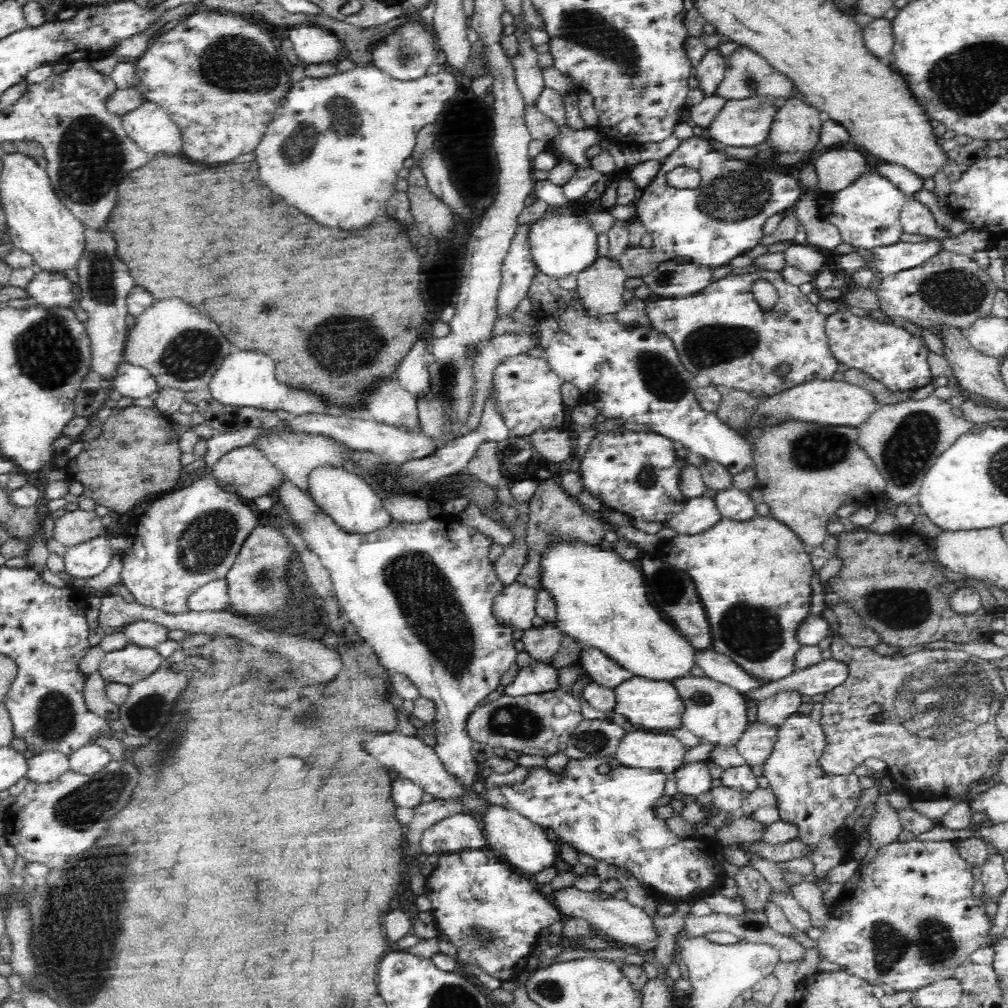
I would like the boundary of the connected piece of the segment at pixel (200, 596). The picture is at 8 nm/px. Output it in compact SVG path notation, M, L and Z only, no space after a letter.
M226 579L212 580L188 596L188 610L214 612L229 608L229 589Z

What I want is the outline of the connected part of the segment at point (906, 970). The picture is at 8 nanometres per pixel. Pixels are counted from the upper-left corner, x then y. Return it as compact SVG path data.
M910 840L907 842L893 842L878 849L876 856L870 862L864 862L859 865L858 870L853 876L845 882L844 892L829 907L827 907L828 918L826 924L821 928L821 936L818 940L819 954L834 964L838 964L843 968L847 968L852 974L877 983L884 982L891 986L895 992L916 992L933 982L954 978L956 968L970 960L971 954L979 948L991 947L1002 937L994 936L992 942L986 942L986 938L990 936L992 930L992 920L995 916L991 916L986 912L985 902L981 897L974 896L973 886L974 878L972 870L975 870L971 864L964 860L963 856L957 852L957 845L954 841L918 841Z

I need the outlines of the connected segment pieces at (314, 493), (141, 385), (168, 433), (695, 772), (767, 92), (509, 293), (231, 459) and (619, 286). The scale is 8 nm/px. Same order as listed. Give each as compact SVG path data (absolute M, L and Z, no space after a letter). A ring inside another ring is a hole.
M326 464L314 468L308 476L308 488L315 503L322 507L344 532L350 534L375 532L389 526L393 519L372 487L360 475L347 471L343 466Z
M126 361L119 363L112 381L114 389L132 399L150 396L159 390L156 379L148 370Z
M130 405L126 408L115 408L111 410L111 414L104 421L102 425L102 434L97 436L94 440L89 440L84 442L84 450L82 450L76 457L70 460L68 466L69 477L72 480L81 482L84 485L83 495L88 498L94 498L97 505L106 506L109 510L116 511L119 515L132 513L132 510L139 505L146 505L152 500L166 494L170 493L176 489L176 486L180 486L180 476L184 474L182 472L182 463L180 463L180 456L182 456L182 451L178 447L178 432L174 431L172 427L172 418L168 414L160 412L155 406L154 407L141 407L136 405Z
M702 761L683 763L675 772L675 779L679 796L686 800L695 800L712 788L709 765Z
M735 46L734 52L725 58L726 71L725 78L717 96L722 96L726 100L744 99L750 96L772 96L782 100L792 99L795 87L791 81L780 72L777 72L762 56L759 56L752 49Z
M536 221L518 226L506 253L501 272L501 287L497 294L499 316L511 318L513 311L528 296L534 275L538 272L531 258L528 240L530 227Z
M254 445L227 452L216 460L208 475L221 485L234 486L236 494L244 498L258 498L271 494L283 474Z
M598 257L592 266L577 274L575 291L590 317L605 319L617 314L622 306L624 281L627 279L618 259Z

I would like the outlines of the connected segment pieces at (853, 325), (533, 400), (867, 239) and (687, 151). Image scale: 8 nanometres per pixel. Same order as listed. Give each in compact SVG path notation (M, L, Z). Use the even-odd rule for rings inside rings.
M836 311L827 316L826 335L830 350L840 364L865 372L894 392L912 392L931 384L930 349L922 338L916 338L904 327L885 324L869 316L857 316L849 311Z
M520 352L516 356L500 358L492 370L489 396L494 397L494 409L502 415L509 436L528 438L536 431L567 429L570 408L562 401L562 383L544 356L532 358L530 354Z
M868 170L842 191L823 193L818 200L819 216L838 228L844 243L870 250L900 241L903 226L899 216L906 200L908 198L890 180L875 170Z
M693 135L689 139L681 141L677 149L669 154L661 163L661 169L656 180L641 191L641 196L634 203L636 204L636 217L645 226L647 234L654 240L656 250L662 251L665 257L687 259L696 264L710 266L714 269L718 266L727 265L732 258L744 255L746 250L761 244L764 236L764 222L779 214L783 210L794 206L804 193L800 180L792 170L786 170L781 166L770 163L762 166L764 161L748 162L747 159L730 158L724 150L712 150L713 141L708 141L699 136ZM688 166L700 172L702 182L698 188L672 188L665 181L665 175L678 168Z

